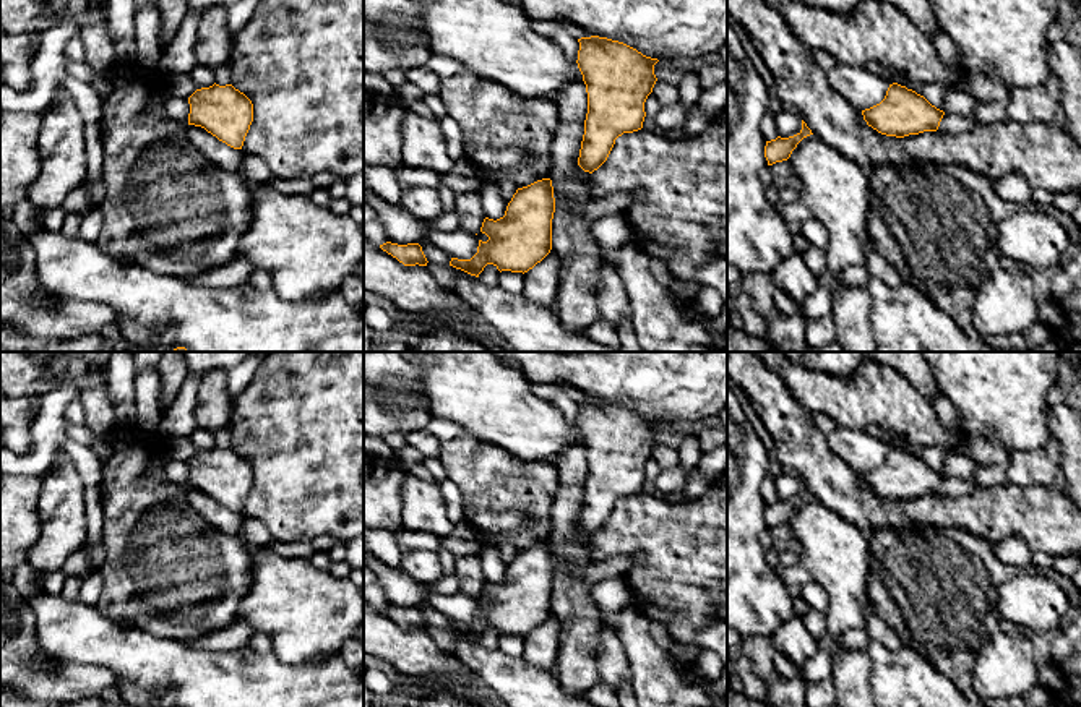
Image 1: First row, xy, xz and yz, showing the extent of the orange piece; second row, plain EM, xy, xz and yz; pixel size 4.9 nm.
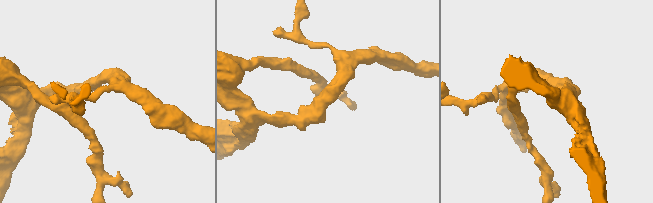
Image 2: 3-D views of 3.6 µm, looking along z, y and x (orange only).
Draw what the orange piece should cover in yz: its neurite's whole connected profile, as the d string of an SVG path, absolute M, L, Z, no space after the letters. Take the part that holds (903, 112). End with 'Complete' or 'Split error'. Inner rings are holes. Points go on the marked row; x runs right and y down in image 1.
M898 83L889 84L885 99L862 110L868 126L886 136L904 138L937 131L945 115L924 96Z. Complete

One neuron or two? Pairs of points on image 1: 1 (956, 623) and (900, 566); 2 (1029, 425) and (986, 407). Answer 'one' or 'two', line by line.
1: one
2: one

